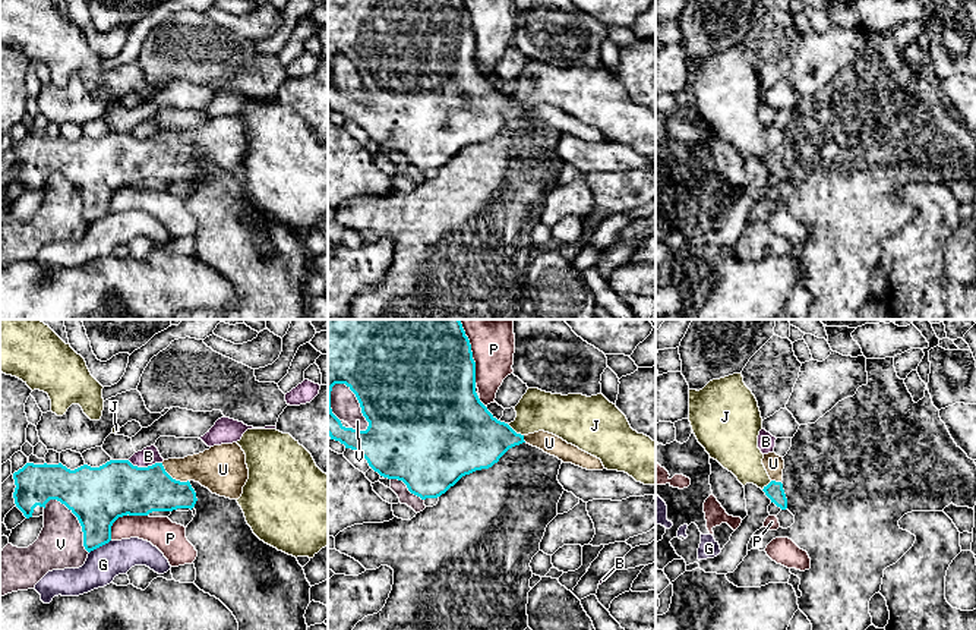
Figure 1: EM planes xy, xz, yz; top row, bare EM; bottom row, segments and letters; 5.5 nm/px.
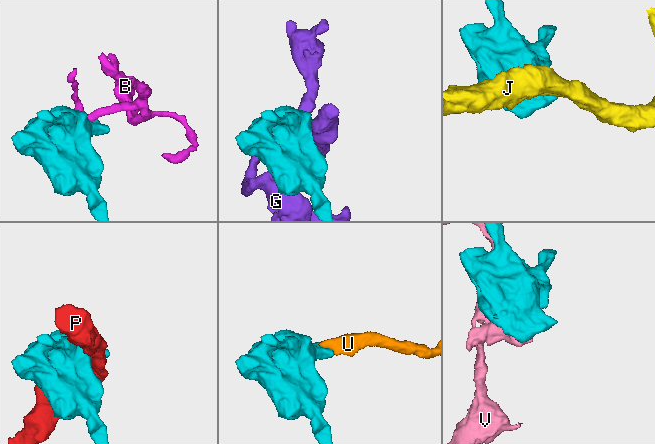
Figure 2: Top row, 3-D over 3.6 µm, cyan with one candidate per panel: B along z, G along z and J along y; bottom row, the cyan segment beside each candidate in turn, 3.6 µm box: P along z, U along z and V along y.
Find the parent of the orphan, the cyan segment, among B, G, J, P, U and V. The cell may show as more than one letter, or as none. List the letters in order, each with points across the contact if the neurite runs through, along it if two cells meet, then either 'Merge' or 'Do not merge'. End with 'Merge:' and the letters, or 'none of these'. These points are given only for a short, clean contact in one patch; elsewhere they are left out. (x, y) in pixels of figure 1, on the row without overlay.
B: Boundary: xy (128, 132), (138, 138), (161, 135). Do not merge
G: Do not merge
J: Boundary: xz (507, 95), (523, 107). Do not merge
P: Do not merge
U: Path across: xy (129, 161), (160, 160), (171, 150), (185, 141), (215, 141). Merge
V: Do not merge
Merge: U

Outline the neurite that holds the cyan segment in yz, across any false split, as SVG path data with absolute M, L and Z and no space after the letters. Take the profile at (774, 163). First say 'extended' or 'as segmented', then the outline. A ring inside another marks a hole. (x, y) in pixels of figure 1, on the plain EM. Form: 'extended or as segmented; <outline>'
extended; M776 125L764 126L762 136L771 151L771 154L764 158L765 167L781 182L787 180L787 170L783 161L783 141L784 132L783 129L777 127Z

